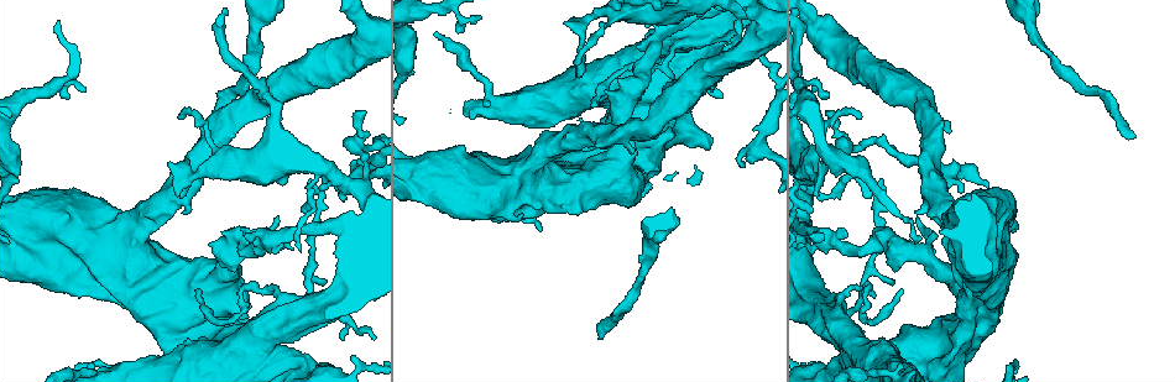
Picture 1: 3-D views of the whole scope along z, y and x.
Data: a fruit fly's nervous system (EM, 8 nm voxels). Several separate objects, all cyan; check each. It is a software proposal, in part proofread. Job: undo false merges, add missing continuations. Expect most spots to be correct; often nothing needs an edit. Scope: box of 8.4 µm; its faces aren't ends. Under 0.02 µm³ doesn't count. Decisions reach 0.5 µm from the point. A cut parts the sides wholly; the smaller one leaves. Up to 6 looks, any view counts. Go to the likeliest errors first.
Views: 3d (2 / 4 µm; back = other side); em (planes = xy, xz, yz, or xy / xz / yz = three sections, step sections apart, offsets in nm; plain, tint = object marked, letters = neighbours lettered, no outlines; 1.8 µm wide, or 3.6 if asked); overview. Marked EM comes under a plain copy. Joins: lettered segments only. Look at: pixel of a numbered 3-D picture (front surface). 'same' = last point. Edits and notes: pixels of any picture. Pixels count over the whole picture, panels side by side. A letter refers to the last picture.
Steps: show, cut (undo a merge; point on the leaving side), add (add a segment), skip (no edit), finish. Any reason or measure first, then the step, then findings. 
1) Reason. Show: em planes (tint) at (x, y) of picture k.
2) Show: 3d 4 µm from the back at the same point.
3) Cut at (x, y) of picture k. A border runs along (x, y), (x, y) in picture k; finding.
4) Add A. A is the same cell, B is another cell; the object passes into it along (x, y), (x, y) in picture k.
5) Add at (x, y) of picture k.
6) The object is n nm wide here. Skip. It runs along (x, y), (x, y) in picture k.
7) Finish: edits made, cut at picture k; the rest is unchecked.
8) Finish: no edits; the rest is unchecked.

End of a long branch. Show: em xz step 16 (letters) at (1133, 137) of picture 1.

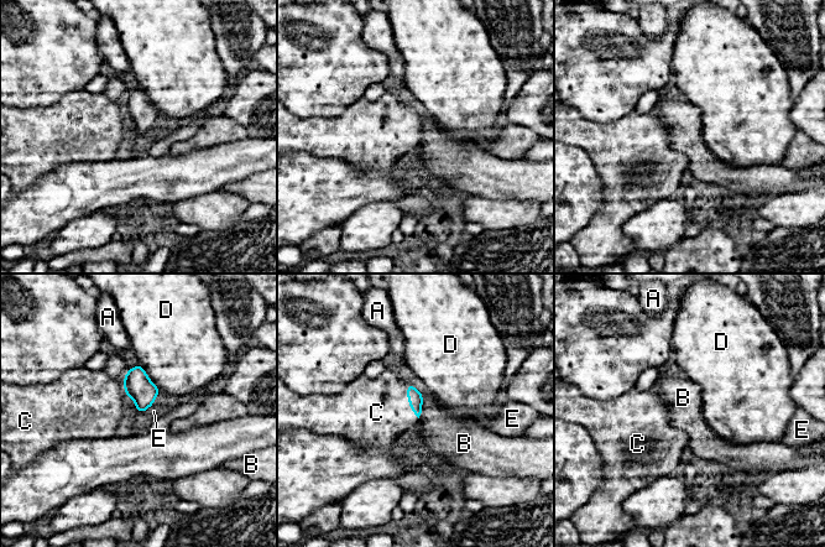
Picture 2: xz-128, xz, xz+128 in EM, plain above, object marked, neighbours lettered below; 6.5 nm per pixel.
Show: em planes (letters) at the same point.

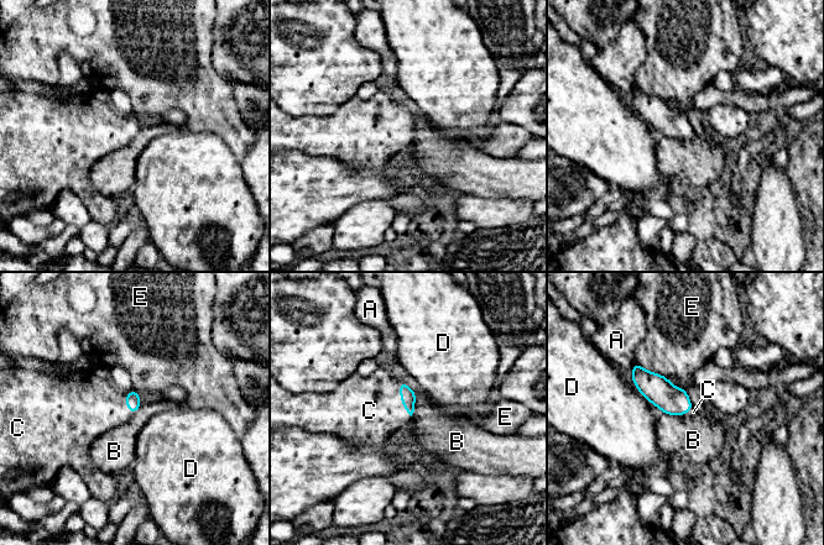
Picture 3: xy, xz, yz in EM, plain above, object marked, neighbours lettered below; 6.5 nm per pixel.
Add C. C is the same cell, A, B, D and E are other cells; the object passes into it along (407, 396), (401, 399), (369, 410) in picture 3; the cell continues.

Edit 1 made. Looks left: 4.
Show: overview.

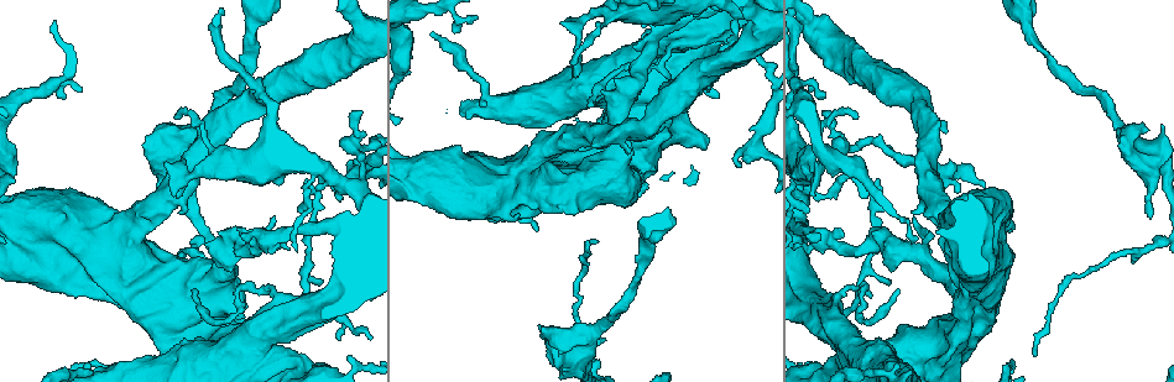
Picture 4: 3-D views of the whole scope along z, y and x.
Sudden change in width. Show: 3d 4 µm at (840, 147) of picture 4.

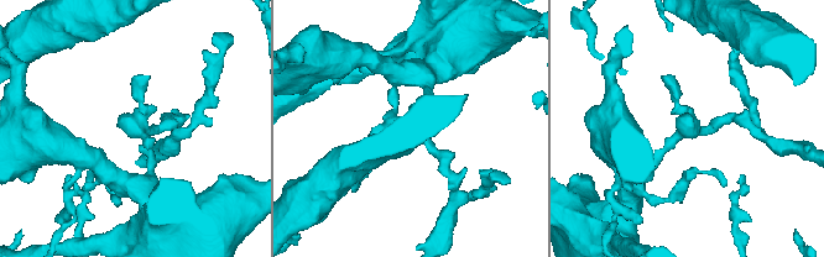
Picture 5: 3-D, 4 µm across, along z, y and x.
Show: em yz step 4 (tint) at (139, 129) of picture 5.

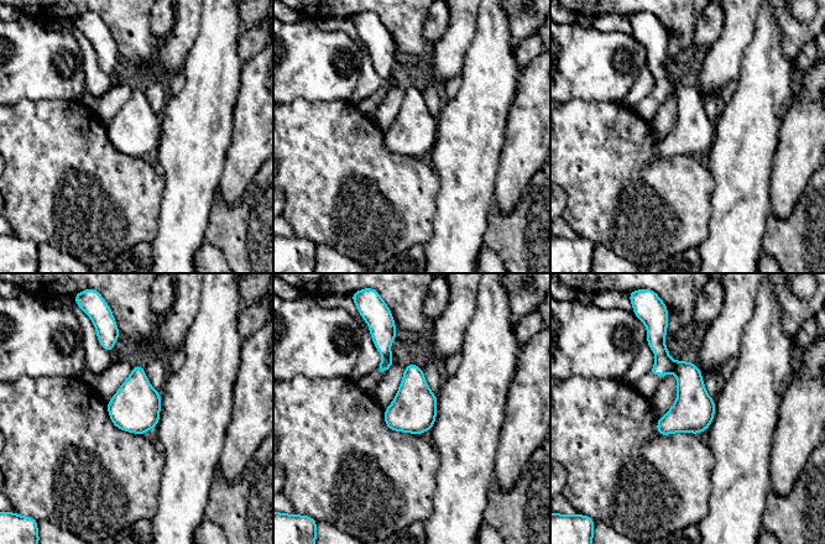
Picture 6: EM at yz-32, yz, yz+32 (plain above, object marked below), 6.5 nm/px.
Show: em planes (letters) at the same point.

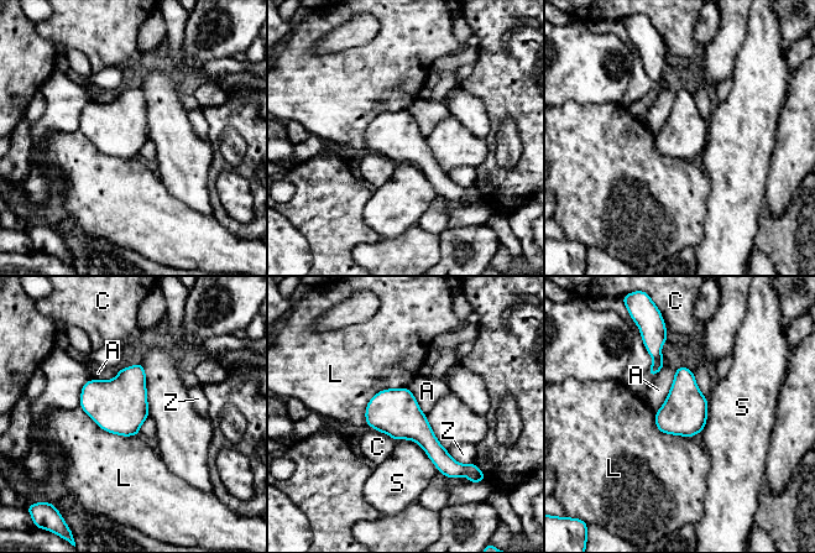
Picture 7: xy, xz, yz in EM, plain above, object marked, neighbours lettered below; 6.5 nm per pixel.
Skip. A, C, L, S and Z are other cells; a border runs along (677, 368), (670, 390), (654, 412) in picture 7; all the same cell.

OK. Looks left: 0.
Finish: edits made, add at picture 3; the rest is unchecked.

